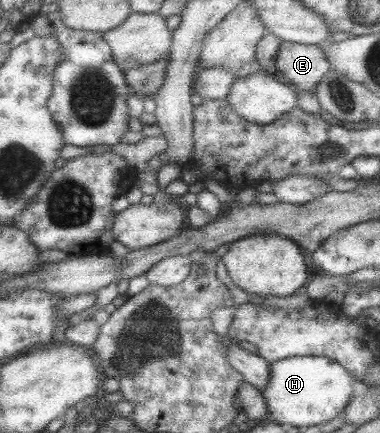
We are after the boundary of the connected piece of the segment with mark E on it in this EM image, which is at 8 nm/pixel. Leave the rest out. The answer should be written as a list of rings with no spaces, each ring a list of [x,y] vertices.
[[[281,41],[275,56],[275,74],[294,92],[312,92],[330,70],[329,62],[316,45]]]

